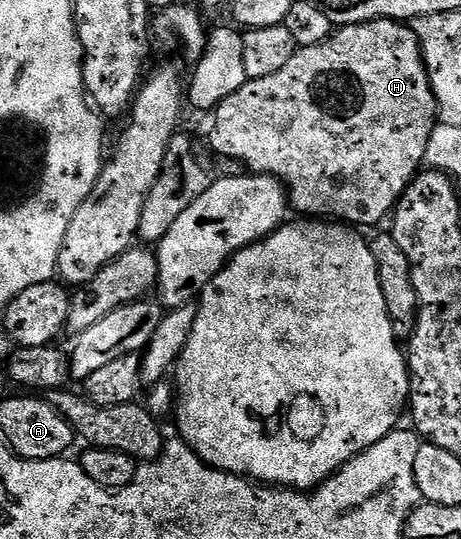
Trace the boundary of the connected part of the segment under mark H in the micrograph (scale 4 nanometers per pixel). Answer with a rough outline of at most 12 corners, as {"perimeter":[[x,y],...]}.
{"perimeter":[[369,20],[212,113],[302,218],[389,217],[439,123],[421,44]]}

